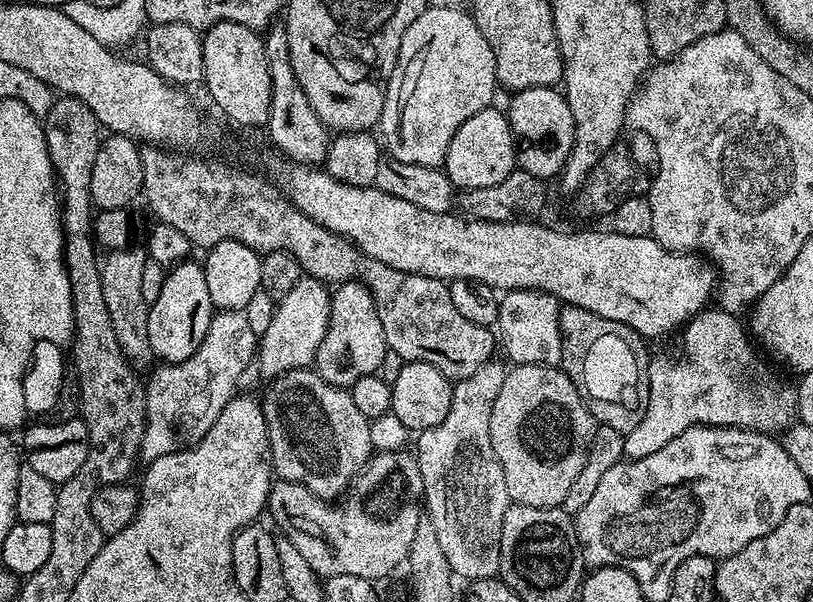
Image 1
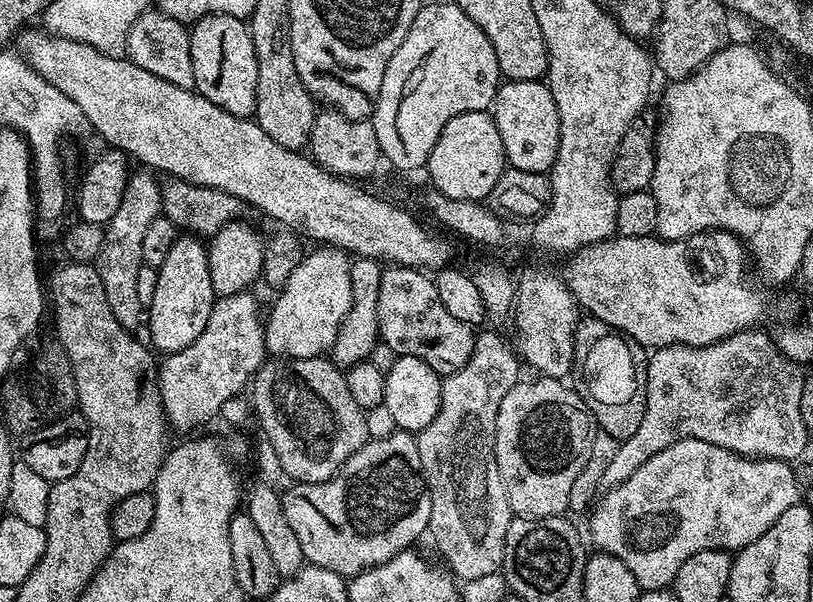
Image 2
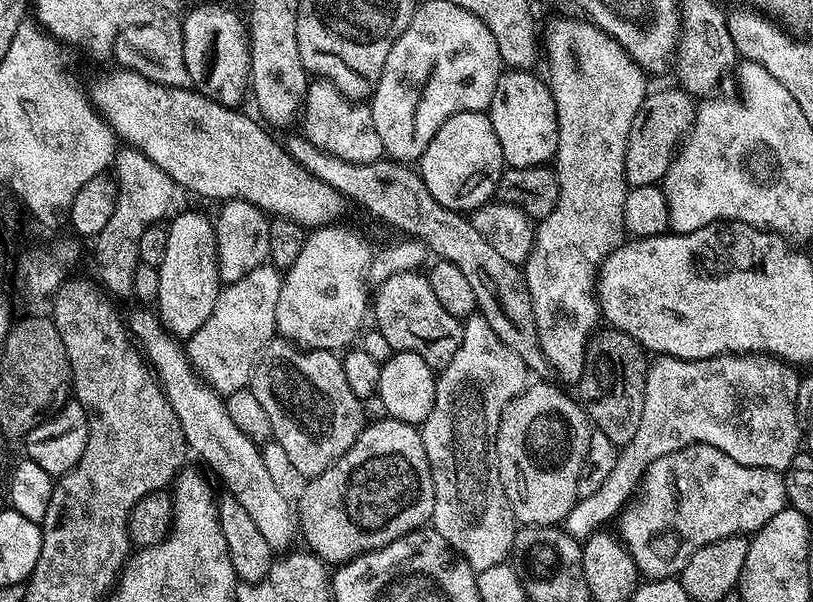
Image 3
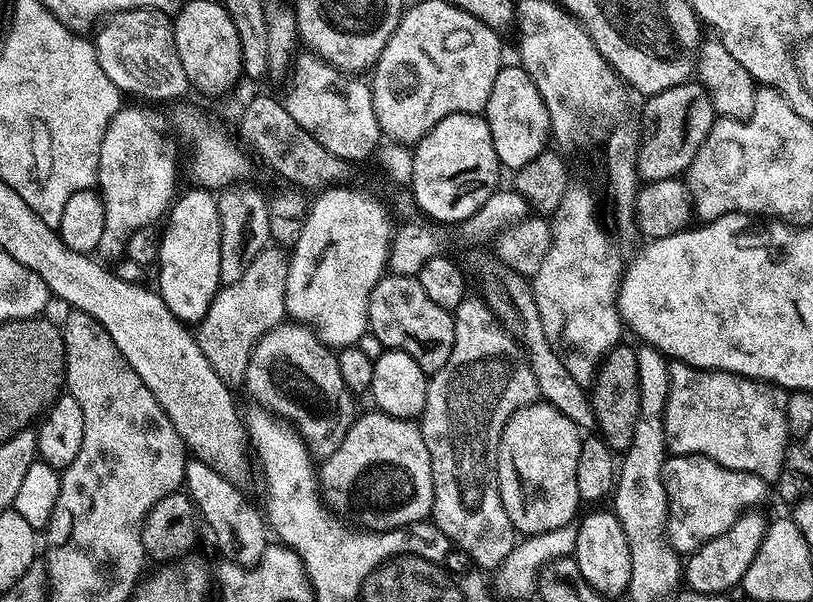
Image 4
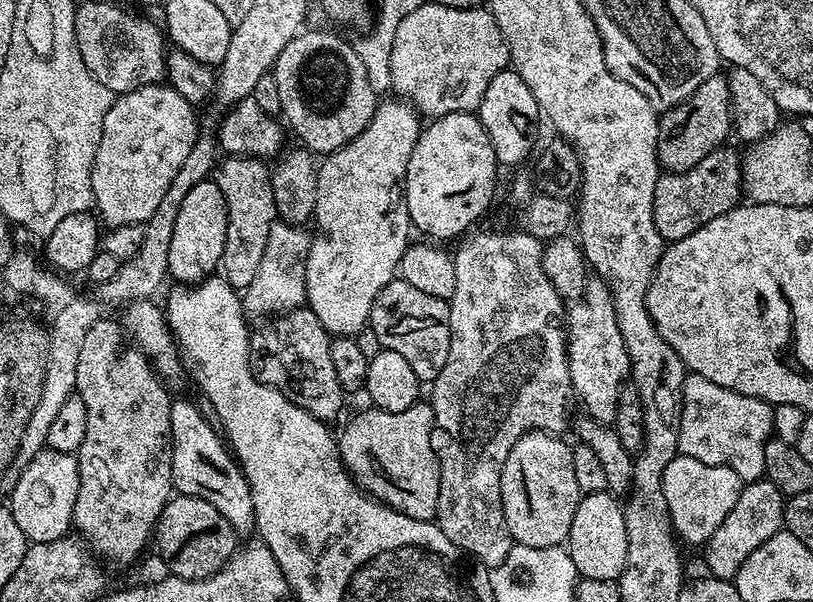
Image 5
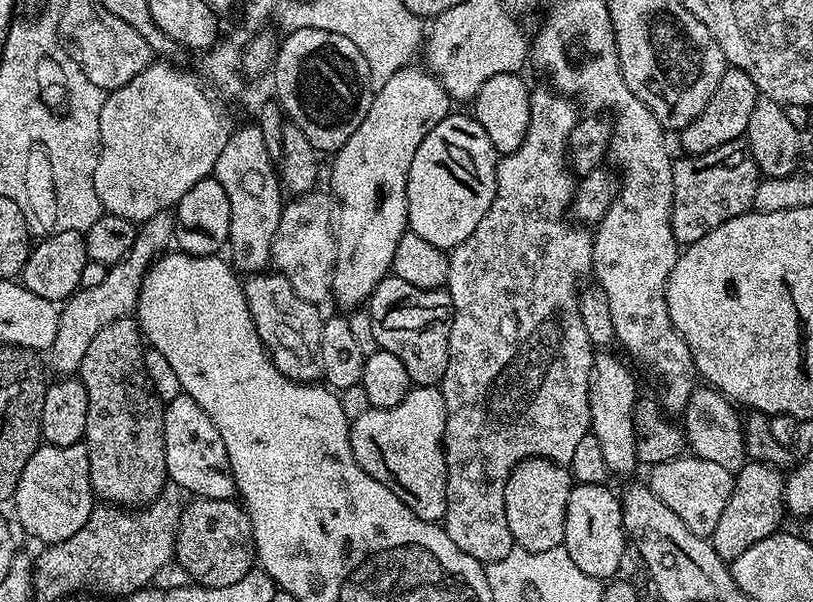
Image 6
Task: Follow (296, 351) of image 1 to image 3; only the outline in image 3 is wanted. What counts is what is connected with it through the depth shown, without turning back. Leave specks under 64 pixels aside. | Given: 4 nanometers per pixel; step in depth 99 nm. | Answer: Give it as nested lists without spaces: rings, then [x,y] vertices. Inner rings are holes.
[[[340,222],[313,227],[305,235],[302,254],[298,254],[294,266],[286,269],[280,281],[277,333],[305,350],[347,349],[361,335],[364,315],[370,312],[370,292],[364,289],[364,284],[368,280],[373,245],[368,245],[362,233],[336,223]]]

